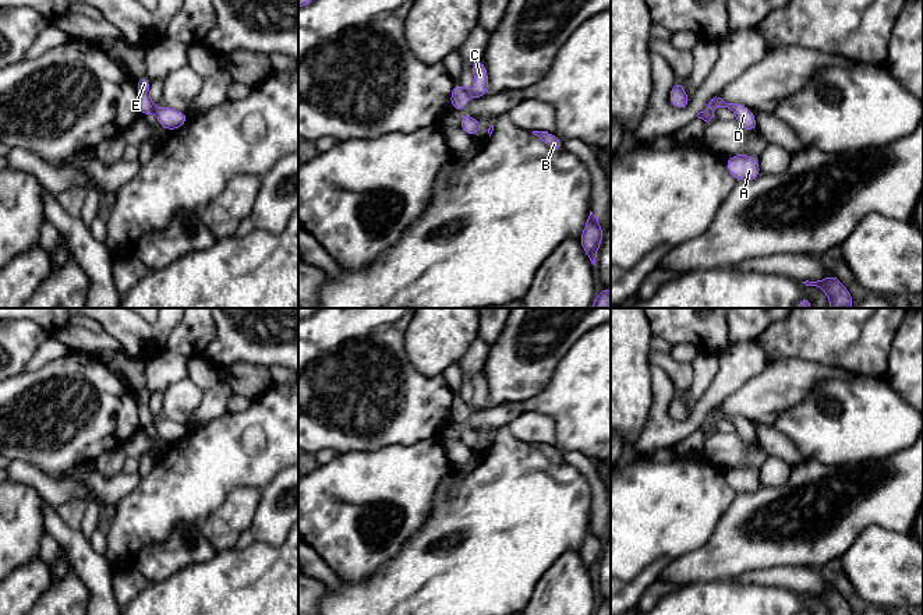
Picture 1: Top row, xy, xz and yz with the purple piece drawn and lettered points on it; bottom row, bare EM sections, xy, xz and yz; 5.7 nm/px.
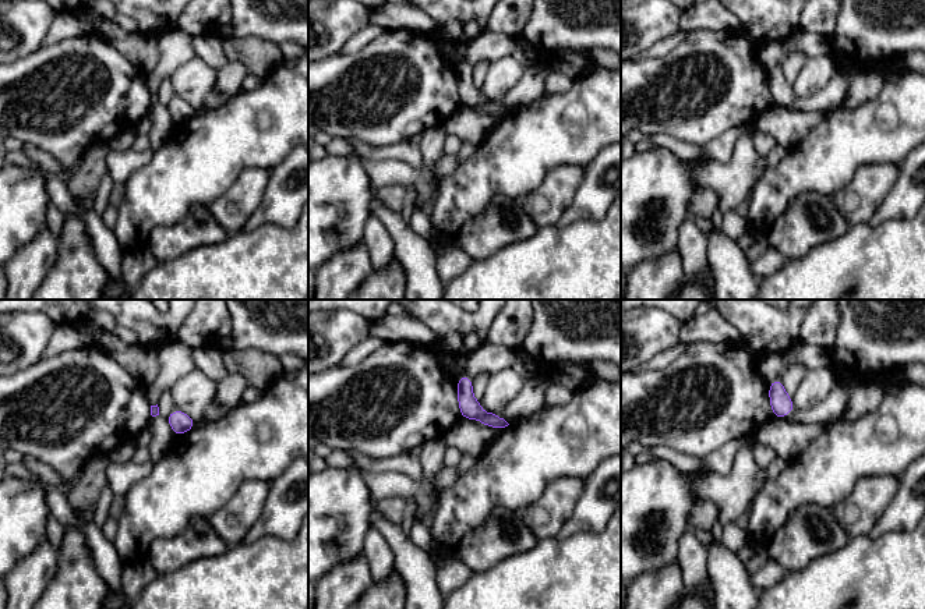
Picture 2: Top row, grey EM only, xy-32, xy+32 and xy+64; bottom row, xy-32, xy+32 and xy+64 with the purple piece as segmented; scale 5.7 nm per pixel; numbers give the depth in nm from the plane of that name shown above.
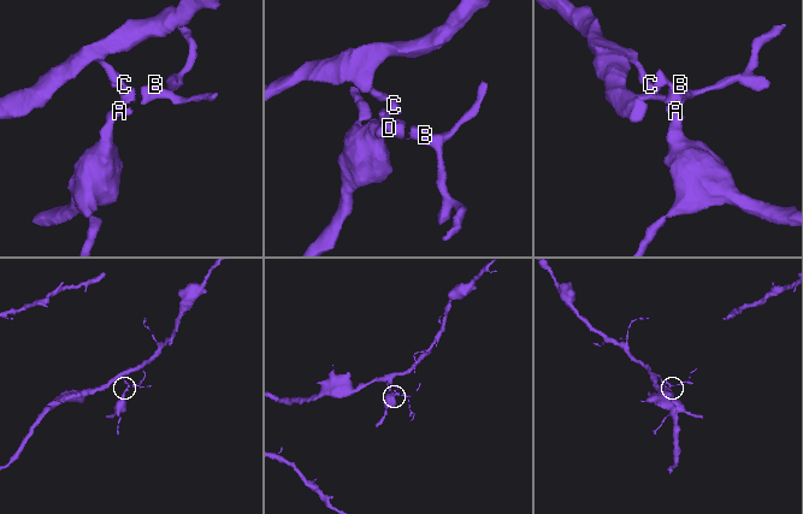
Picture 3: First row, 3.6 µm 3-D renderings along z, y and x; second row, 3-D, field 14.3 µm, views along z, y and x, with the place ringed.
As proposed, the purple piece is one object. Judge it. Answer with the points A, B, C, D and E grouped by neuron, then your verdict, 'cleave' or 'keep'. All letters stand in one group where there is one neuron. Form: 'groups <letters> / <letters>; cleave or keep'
groups A B D E / C; cleave

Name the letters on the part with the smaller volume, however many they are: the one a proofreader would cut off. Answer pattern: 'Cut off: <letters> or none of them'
Cut off: A, B, D, E

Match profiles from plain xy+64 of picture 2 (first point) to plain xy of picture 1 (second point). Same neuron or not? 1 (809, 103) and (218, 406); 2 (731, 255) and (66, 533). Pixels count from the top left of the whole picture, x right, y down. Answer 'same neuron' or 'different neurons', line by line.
1: same neuron
2: same neuron

